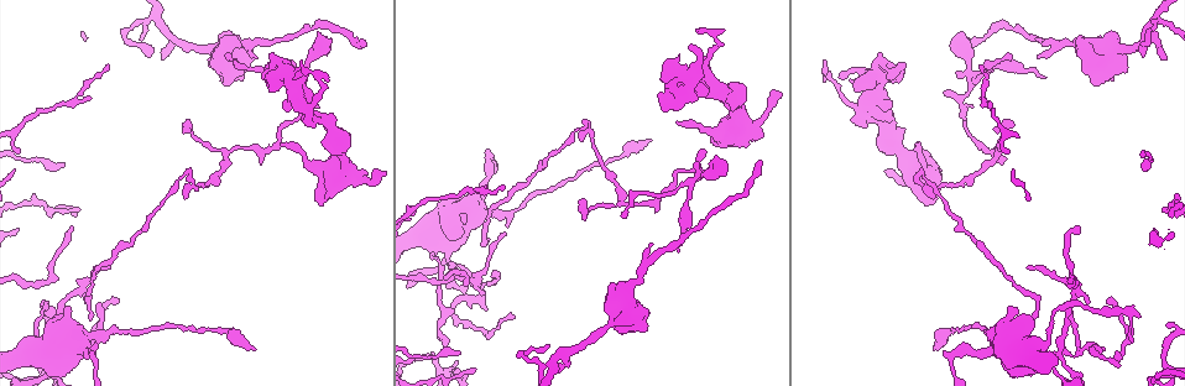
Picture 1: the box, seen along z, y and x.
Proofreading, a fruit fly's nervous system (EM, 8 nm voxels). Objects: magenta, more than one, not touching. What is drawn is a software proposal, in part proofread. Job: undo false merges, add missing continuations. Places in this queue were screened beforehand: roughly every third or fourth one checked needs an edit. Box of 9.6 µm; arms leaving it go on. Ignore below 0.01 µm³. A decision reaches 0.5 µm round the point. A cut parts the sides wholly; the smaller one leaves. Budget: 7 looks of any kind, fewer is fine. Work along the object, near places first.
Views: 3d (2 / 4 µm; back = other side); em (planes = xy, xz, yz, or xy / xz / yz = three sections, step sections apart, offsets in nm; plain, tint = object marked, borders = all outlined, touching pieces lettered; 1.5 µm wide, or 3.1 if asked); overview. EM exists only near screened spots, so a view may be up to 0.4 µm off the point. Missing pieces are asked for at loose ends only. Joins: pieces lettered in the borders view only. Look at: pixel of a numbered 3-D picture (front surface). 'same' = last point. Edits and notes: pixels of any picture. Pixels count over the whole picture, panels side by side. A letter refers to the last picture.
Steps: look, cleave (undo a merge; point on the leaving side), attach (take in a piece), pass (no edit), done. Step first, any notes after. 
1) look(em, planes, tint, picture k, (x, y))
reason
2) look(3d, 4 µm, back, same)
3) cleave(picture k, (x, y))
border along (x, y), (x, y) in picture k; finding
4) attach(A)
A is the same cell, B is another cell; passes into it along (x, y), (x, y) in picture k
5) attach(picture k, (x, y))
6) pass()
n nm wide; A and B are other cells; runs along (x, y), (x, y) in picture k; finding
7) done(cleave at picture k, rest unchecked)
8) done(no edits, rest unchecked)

look(em, yz, step 8, tint, picture 1, (924, 176))
abrupt turn

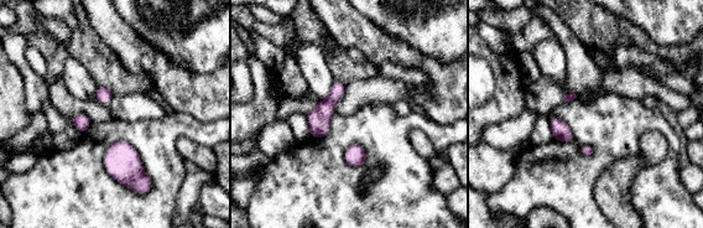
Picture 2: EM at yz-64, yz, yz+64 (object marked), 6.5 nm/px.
look(em, planes, borders, same)
another direction

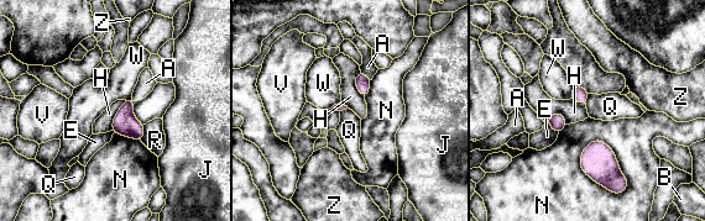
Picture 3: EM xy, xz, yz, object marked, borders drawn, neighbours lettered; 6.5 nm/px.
pass()
A, B, E, H, J, N, Q, R, V, W and Z are other cells; border along (340, 103), (327, 110) in picture 3; one cell here

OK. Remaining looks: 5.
look(em, planes, plain, picture 1, (1012, 122))
free end

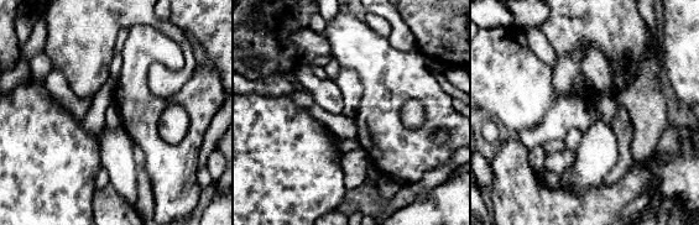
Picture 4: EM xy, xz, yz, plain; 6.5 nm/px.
look(em, planes, borders, same)
what lies round it

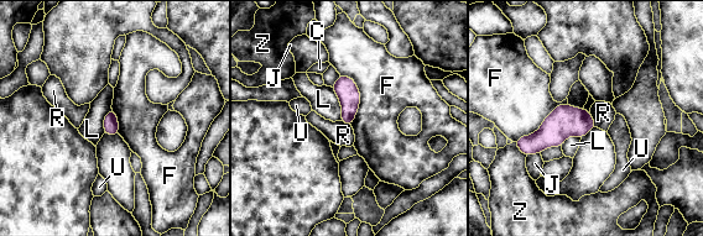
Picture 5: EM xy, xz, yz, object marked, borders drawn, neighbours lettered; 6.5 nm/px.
pass()
100 nm wide; C, F, J, L, R, U and Z are other cells; border along (339, 73), (360, 95), (350, 125) in picture 5; none of them fits

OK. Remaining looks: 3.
look(em, planes, borders, picture 1, (69, 227))

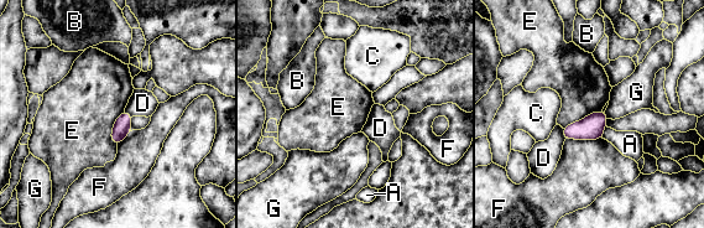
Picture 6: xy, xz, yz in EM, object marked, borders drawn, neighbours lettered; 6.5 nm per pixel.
pass()
110 nm wide; A, B, C, D, E, F and G are other cells; border along (601, 110), (589, 113), (563, 128) in picture 6; no lettered piece goes on from it

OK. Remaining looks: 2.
done(no edits, rest unchecked)

